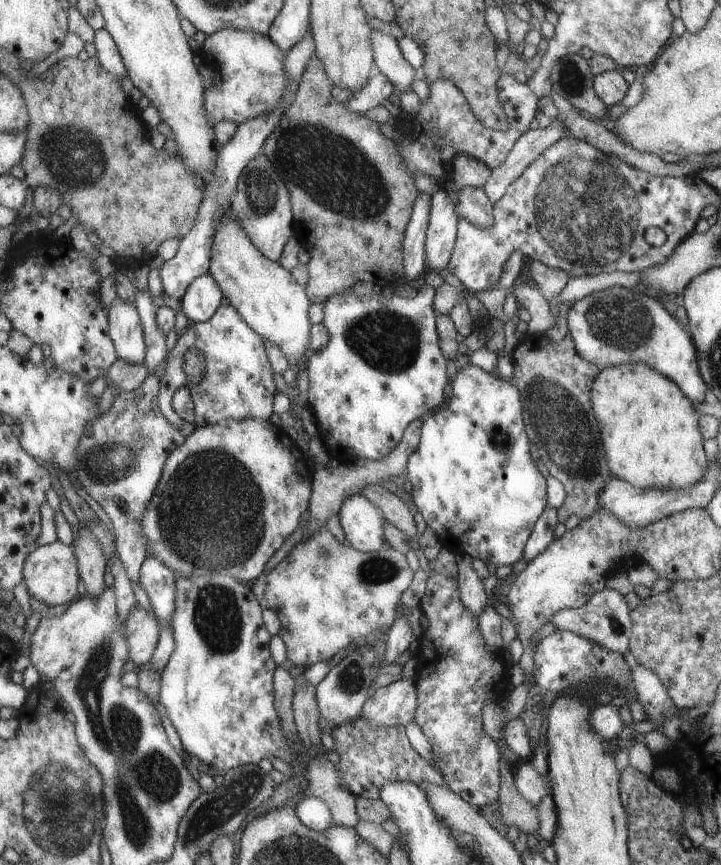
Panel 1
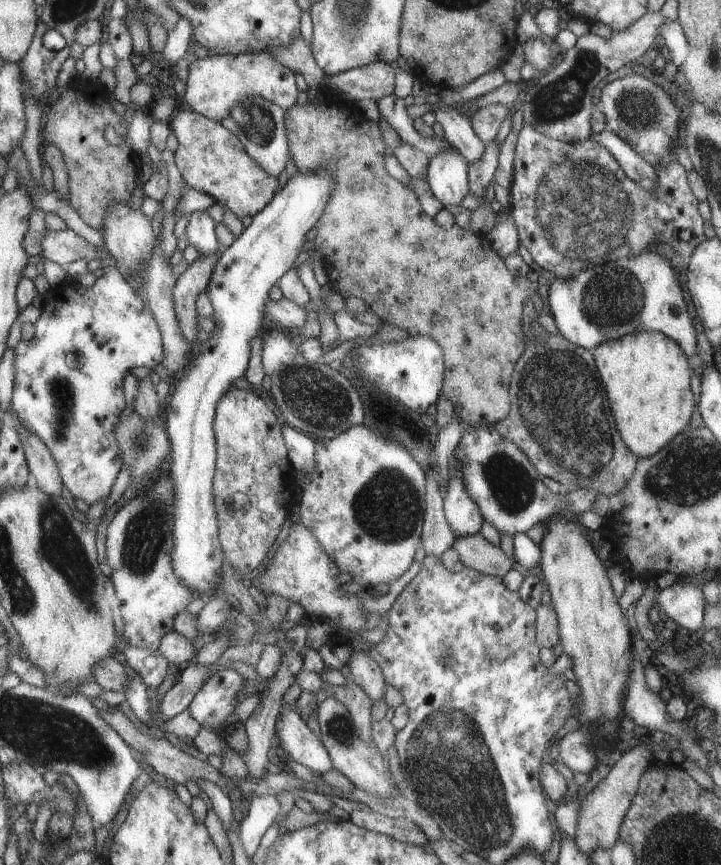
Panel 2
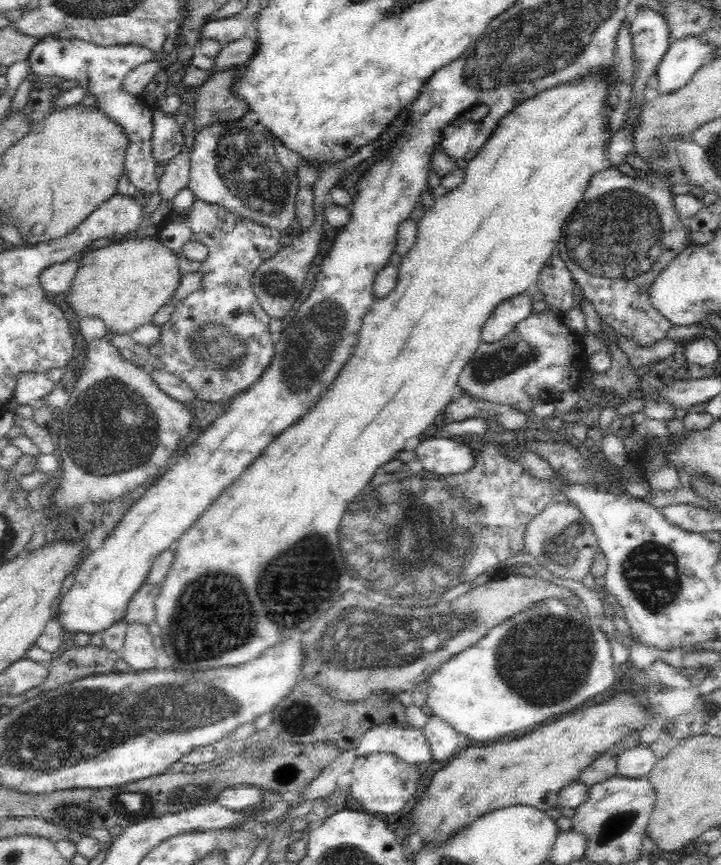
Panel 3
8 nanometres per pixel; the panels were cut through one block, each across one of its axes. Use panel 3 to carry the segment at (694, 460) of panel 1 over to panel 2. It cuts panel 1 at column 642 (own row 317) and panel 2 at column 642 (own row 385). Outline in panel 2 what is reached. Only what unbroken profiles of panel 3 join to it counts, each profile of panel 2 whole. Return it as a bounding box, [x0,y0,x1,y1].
[591,331,693,458]

